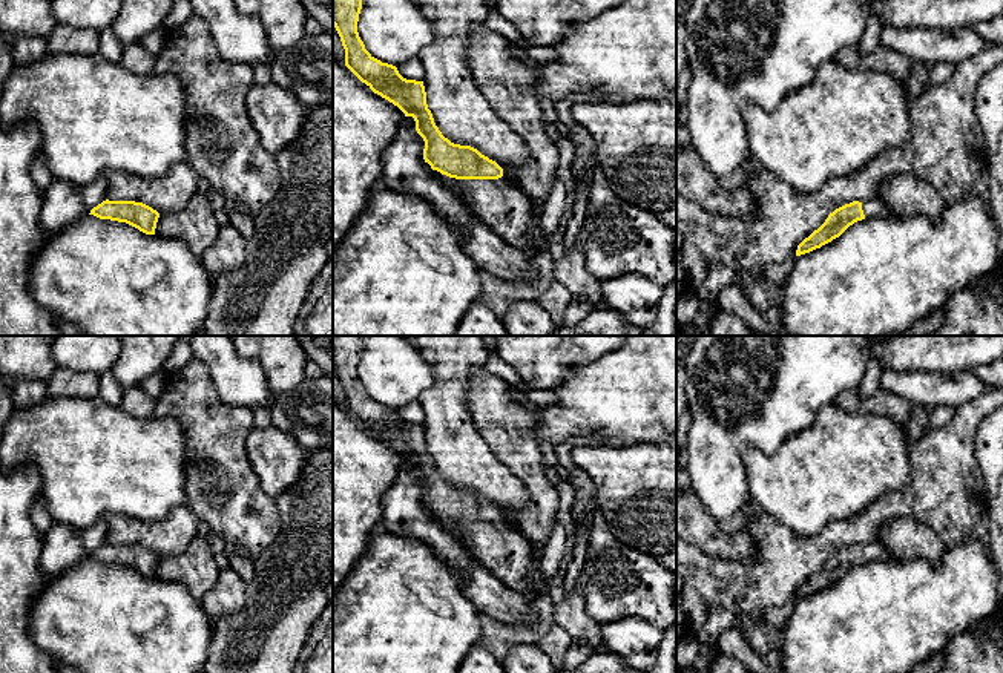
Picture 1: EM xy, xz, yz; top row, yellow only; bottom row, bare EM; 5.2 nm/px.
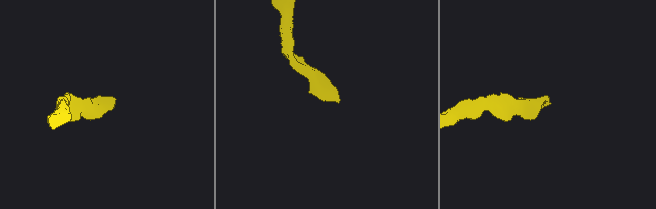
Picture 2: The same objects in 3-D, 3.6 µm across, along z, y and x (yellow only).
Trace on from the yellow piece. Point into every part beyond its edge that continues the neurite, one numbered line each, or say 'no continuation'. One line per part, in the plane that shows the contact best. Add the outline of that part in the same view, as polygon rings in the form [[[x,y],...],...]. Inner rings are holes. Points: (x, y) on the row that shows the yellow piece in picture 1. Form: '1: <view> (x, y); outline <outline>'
1: xz (499, 204); outline [[[506,176],[498,179],[459,179],[455,187],[474,215],[506,244],[532,253],[528,228],[532,201]]]

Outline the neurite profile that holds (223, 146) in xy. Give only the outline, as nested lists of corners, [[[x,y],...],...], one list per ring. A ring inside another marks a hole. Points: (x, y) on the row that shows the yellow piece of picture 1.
[[[192,15],[179,28],[167,31],[153,72],[176,77],[186,90],[186,150],[193,170],[225,199],[244,202],[253,216],[258,215],[278,193],[281,175],[275,155],[262,147],[247,112],[247,92],[255,84],[253,67],[225,61],[204,20]]]

